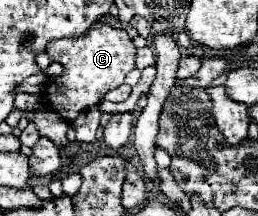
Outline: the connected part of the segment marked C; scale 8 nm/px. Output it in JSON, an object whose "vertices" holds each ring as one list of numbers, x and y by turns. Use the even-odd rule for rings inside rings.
{"vertices":[[97,23,85,37,65,37,61,41,51,41,49,49,45,49,51,63,63,65,63,73,59,77,47,79,47,87,41,95,41,103,61,115,67,123,73,123,77,113,91,109,101,103,105,93,119,87,125,75,135,69,135,45,125,29],[61,93,63,96,58,96]]}

